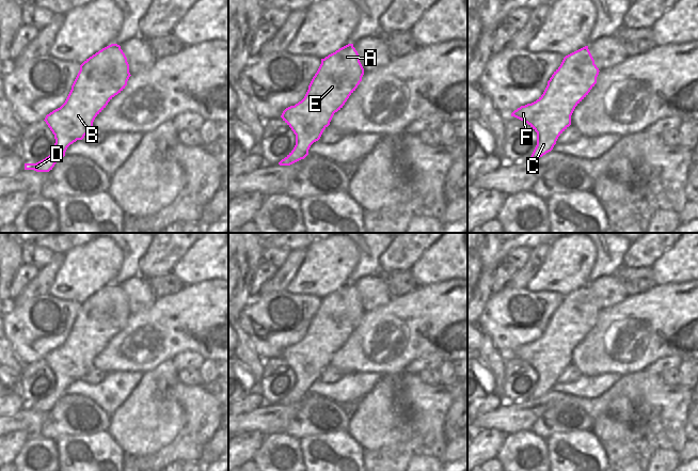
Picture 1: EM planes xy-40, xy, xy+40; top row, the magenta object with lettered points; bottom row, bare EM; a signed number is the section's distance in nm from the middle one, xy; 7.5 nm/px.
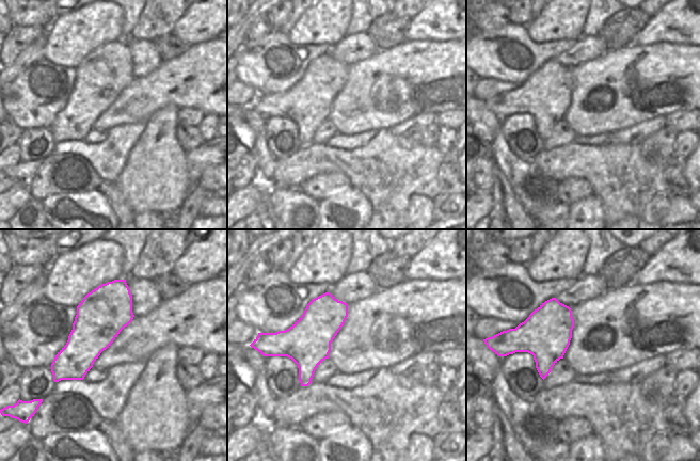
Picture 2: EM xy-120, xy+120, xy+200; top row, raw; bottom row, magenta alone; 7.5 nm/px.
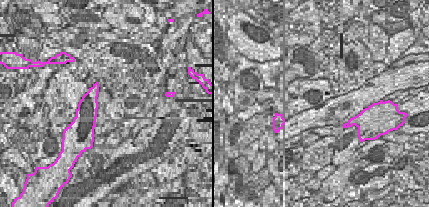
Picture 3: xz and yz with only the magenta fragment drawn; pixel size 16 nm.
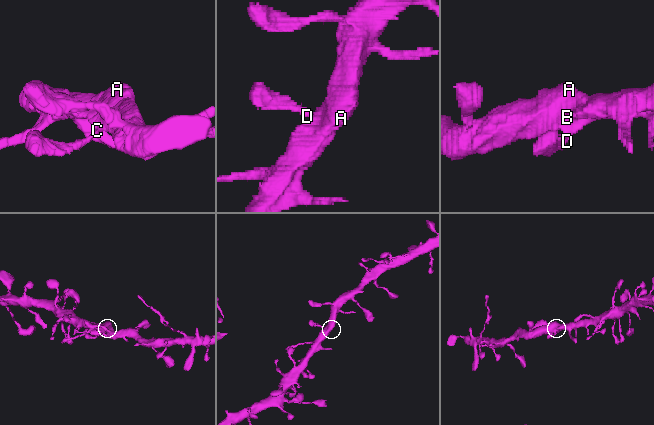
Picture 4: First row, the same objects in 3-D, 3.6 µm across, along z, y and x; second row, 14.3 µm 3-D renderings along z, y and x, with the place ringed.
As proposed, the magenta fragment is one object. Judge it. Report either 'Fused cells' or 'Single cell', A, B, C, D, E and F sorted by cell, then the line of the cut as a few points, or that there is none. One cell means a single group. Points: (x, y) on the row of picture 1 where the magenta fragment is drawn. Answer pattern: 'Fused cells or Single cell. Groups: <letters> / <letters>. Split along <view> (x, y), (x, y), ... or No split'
Single cell. Groups: A B C D E F. No split.

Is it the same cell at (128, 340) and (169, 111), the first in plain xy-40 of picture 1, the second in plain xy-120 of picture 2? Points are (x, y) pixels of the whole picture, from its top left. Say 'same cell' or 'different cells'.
different cells

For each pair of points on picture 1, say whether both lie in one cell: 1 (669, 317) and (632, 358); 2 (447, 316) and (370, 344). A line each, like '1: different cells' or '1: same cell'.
1: same cell
2: same cell

